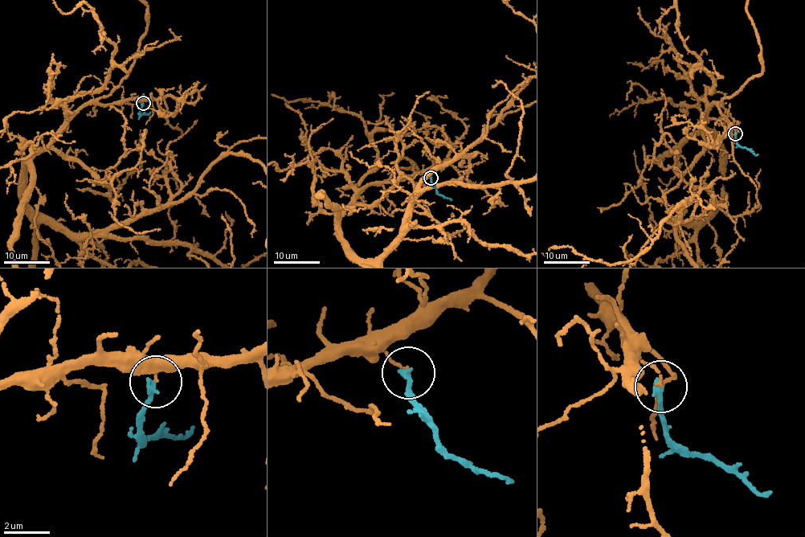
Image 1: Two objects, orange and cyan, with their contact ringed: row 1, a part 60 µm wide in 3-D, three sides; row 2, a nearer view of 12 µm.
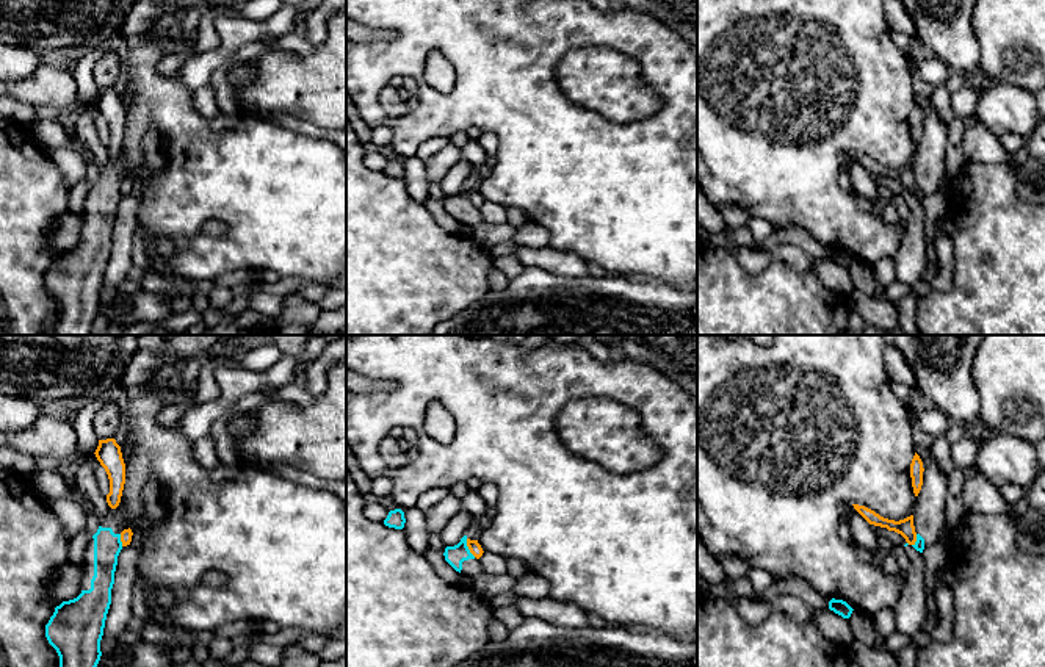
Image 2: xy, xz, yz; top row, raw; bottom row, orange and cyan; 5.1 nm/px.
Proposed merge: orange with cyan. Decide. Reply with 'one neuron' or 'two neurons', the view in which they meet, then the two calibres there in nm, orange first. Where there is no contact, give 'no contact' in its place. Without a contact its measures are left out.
two neurons; meets orange in xz; 70 nm thick on the orange side, 100 nm on the other

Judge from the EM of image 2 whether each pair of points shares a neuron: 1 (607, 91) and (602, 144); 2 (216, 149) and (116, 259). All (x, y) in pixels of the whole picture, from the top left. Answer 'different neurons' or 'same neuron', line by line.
1: different neurons
2: different neurons

